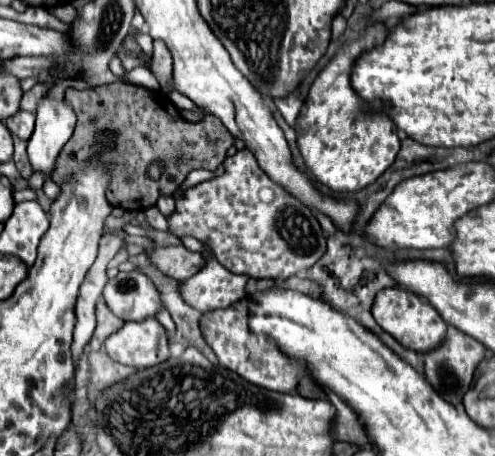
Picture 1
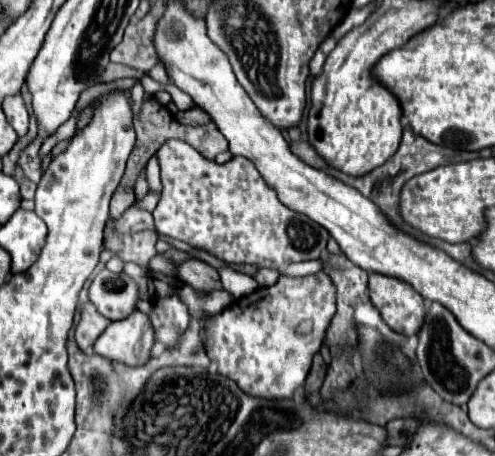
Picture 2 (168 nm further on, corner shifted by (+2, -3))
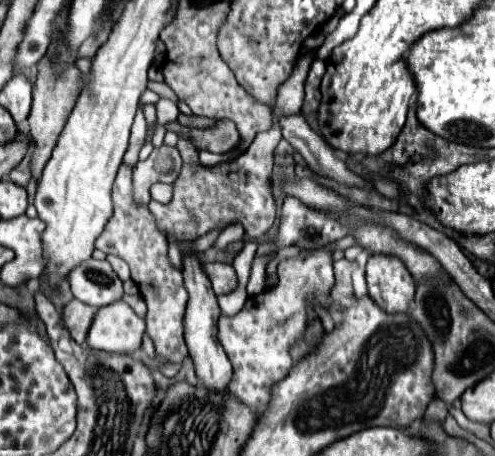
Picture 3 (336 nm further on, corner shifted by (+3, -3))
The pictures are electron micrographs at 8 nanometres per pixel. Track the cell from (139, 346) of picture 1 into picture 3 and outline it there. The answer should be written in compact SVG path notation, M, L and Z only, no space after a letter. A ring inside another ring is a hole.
M119 300L107 308L99 308L89 328L89 348L109 354L127 354L141 348L145 334L145 318L139 318L133 308Z

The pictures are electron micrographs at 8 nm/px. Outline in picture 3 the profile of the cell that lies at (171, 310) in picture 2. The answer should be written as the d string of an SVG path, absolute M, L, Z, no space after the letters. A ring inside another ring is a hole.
M127 166L119 168L117 180L113 184L113 216L105 224L105 230L95 240L95 248L105 254L115 254L123 258L131 268L131 278L139 286L139 292L147 304L147 334L155 344L157 356L169 362L183 362L187 356L187 346L183 340L183 314L187 306L187 290L183 286L183 276L177 268L169 264L167 258L167 238L155 228L151 212L147 208L137 208L131 198L131 170Z

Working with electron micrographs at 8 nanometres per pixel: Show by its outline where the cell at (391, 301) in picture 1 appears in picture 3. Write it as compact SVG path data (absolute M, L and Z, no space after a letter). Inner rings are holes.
M369 256L365 266L367 288L373 302L387 314L407 314L415 298L415 280L399 260Z

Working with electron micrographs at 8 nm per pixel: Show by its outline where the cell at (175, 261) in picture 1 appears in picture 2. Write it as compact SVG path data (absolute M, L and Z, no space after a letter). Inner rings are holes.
M196 258L178 264L178 278L184 284L188 284L196 290L204 290L204 292L212 292L212 290L222 288L218 270L202 260L196 260Z

